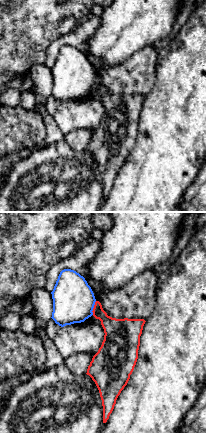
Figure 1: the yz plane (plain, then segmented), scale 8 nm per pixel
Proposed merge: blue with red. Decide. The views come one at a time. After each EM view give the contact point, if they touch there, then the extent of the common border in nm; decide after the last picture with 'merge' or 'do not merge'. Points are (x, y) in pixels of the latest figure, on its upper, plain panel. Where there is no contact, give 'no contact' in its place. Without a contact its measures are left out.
contact (93, 83); length 120 nm

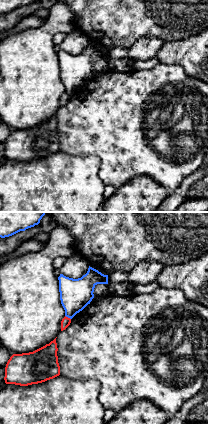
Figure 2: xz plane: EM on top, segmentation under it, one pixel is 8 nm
contact (68, 93); length 60 nm

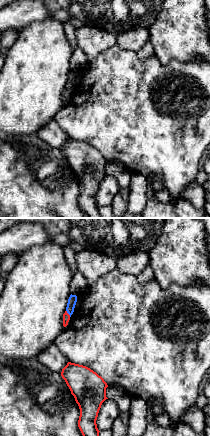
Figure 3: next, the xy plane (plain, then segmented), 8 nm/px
contact (67, 88); length 70 nm

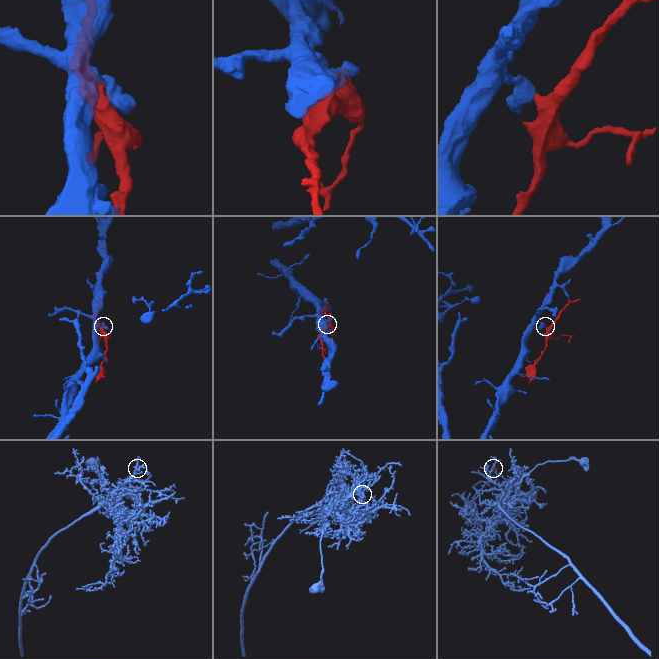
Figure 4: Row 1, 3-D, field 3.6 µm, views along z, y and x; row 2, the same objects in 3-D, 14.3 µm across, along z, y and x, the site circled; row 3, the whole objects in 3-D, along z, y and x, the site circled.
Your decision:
do not merge

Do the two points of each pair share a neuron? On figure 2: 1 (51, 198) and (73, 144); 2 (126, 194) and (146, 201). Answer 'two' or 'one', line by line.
1: two
2: one

